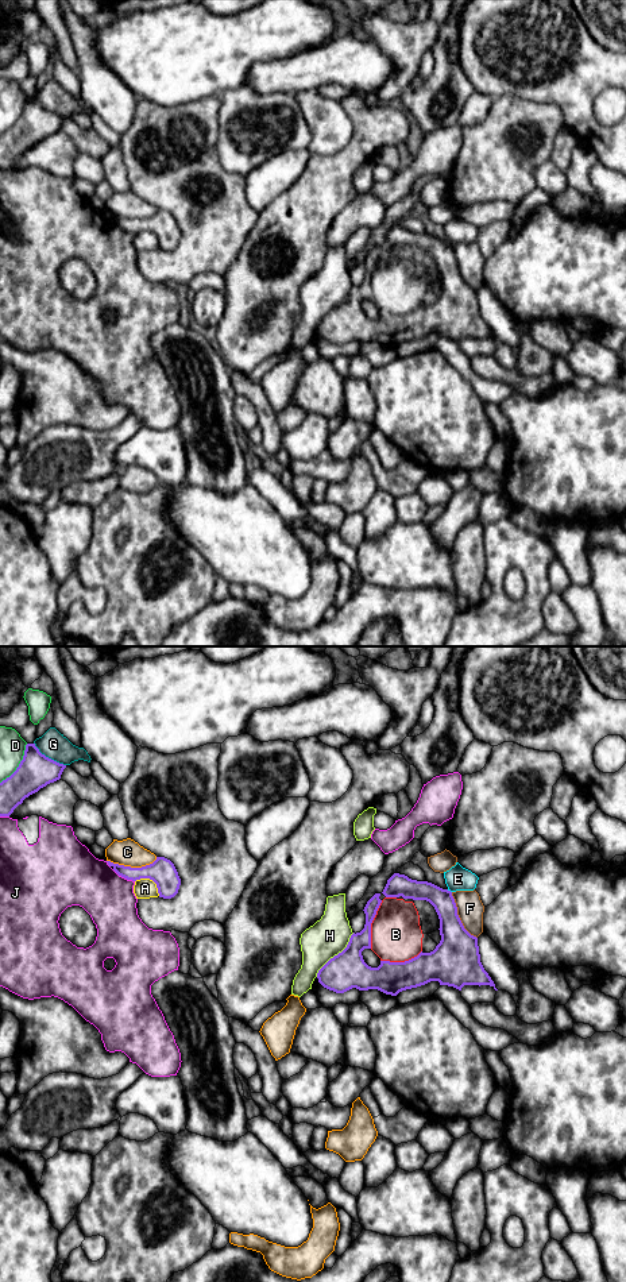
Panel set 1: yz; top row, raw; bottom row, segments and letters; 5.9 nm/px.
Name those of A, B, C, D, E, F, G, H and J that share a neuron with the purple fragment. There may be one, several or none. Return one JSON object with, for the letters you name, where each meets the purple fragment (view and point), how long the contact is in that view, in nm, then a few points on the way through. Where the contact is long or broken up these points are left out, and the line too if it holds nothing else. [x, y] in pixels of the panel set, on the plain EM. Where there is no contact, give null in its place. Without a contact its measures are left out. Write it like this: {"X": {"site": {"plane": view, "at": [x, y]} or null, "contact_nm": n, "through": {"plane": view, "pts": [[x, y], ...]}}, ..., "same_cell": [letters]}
{"B": {"site": {"plane": "yz", "at": [370, 277]}, "contact_nm": 300}, "same_cell": ["B"]}

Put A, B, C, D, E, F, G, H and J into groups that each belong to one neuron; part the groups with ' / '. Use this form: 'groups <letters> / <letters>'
groups A / B / C / D / E / F / G / H / J

